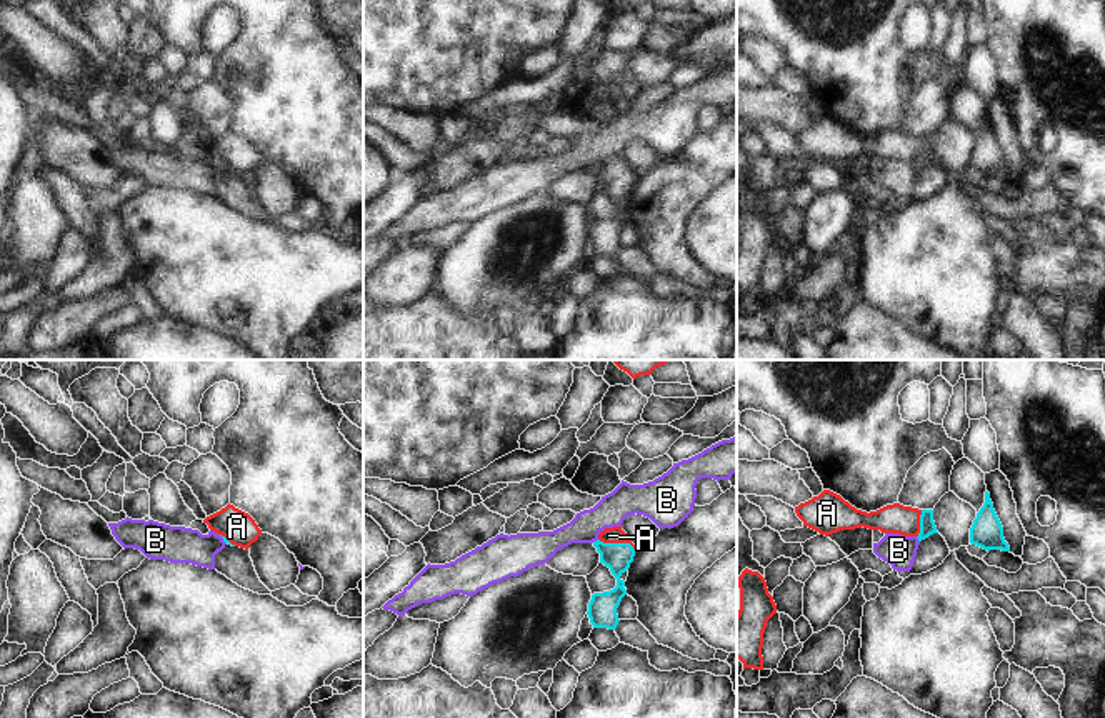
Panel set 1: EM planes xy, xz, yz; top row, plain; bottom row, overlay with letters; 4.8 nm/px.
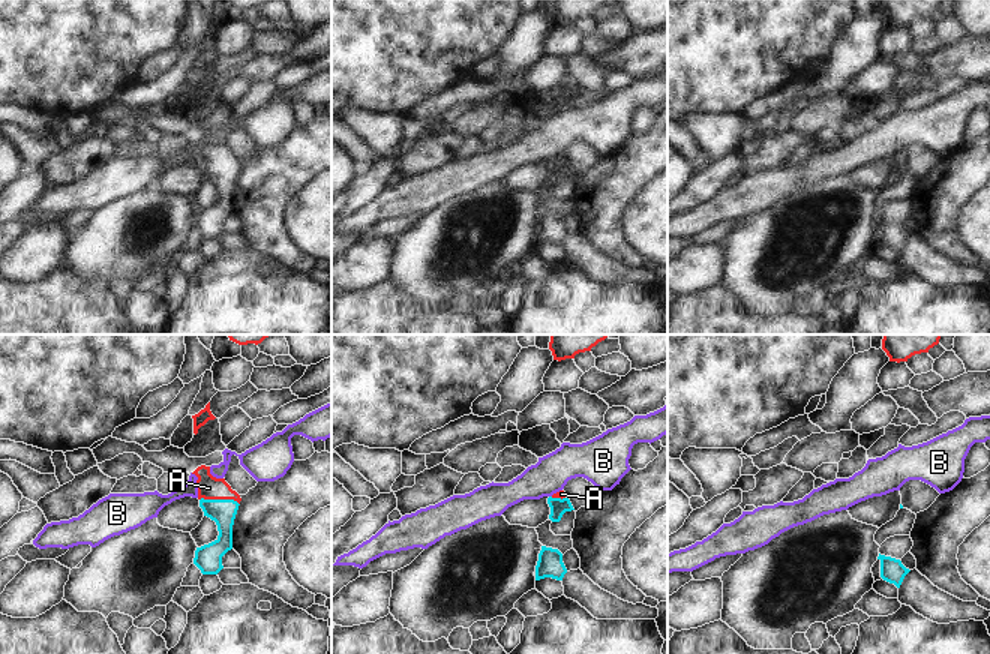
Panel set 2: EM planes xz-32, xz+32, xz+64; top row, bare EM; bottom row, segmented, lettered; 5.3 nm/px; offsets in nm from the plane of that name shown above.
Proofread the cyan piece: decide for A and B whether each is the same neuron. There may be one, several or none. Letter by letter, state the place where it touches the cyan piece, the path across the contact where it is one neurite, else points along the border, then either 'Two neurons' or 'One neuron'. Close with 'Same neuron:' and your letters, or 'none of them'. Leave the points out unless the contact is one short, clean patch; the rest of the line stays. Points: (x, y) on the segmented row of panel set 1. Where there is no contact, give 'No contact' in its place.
A: Touches cyan at xz (617, 543). Path across: xz (617, 557), (617, 543), (609, 535). One neuron
B: Touches cyan at xz (594, 542). Boundary: xz (597, 538), (592, 542). Two neurons
Same neuron: A

